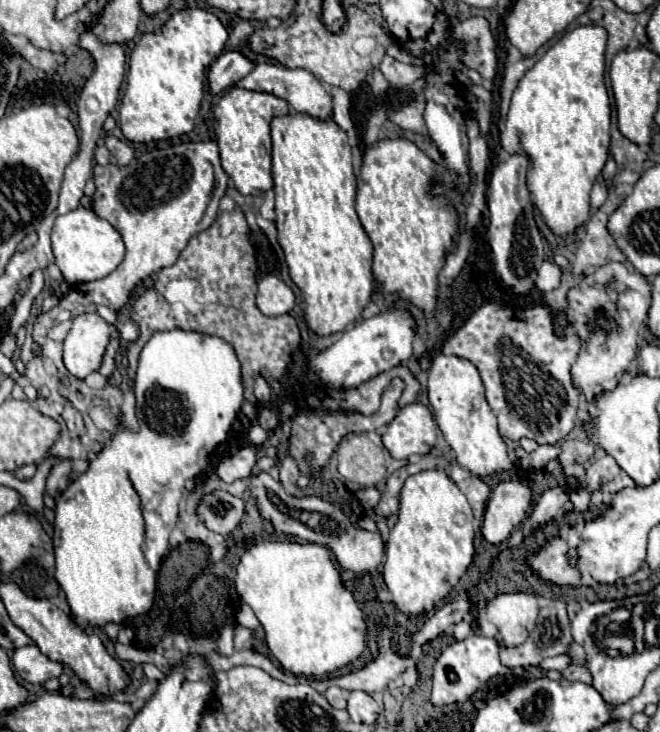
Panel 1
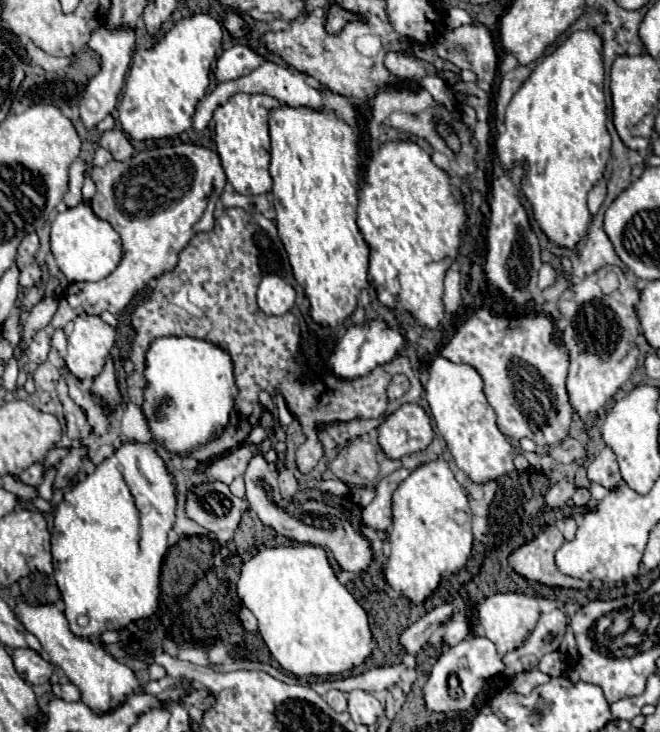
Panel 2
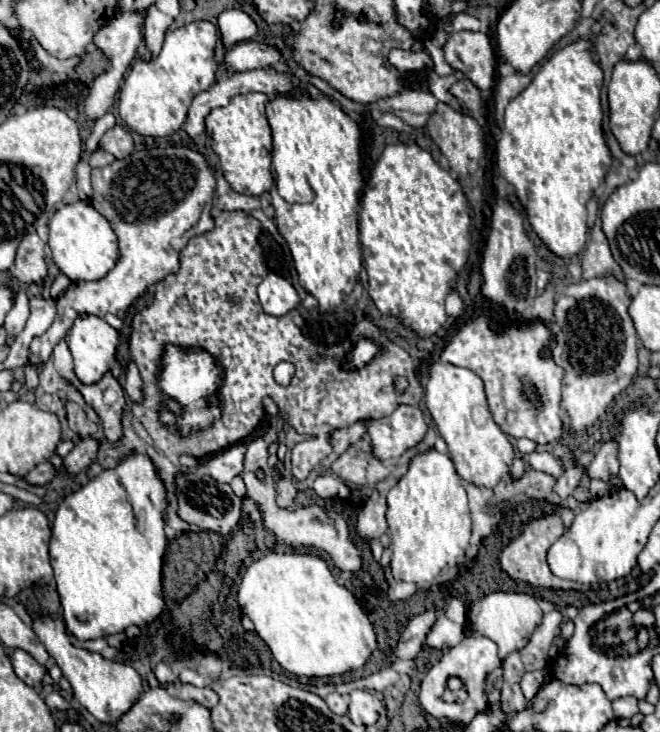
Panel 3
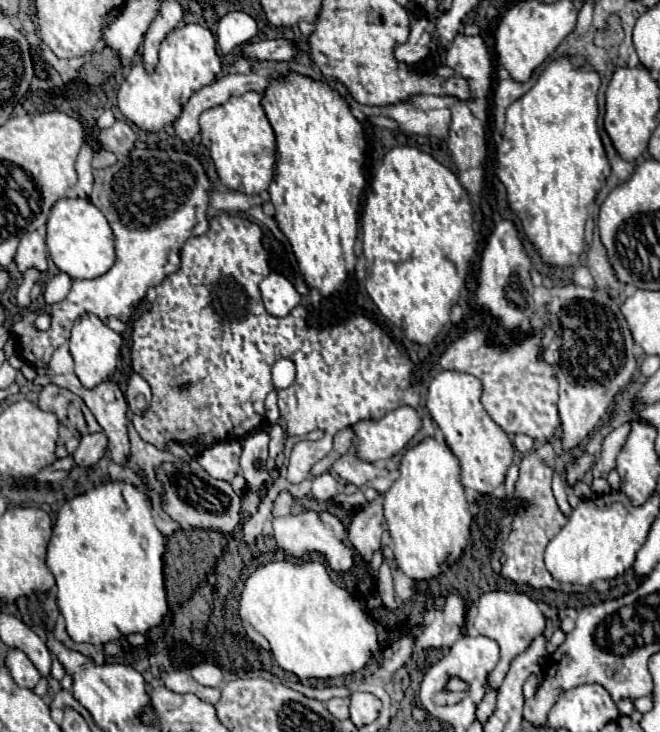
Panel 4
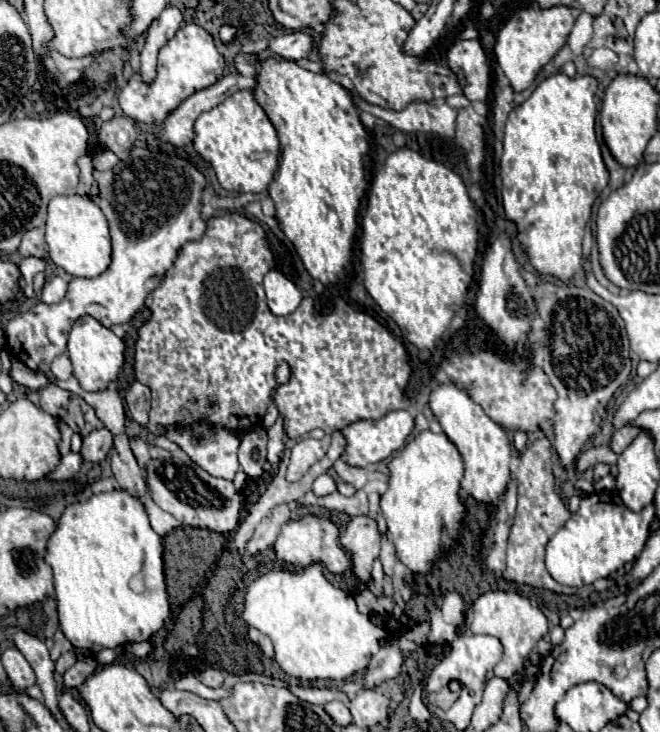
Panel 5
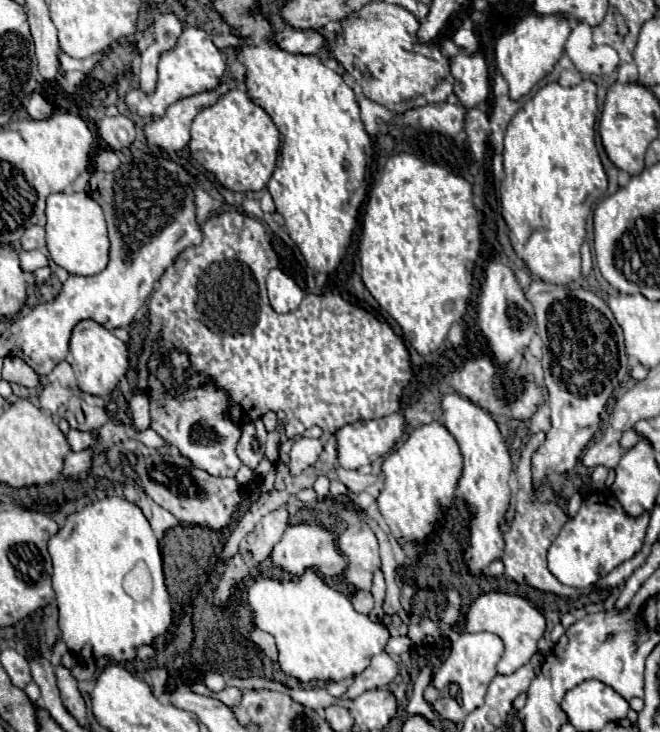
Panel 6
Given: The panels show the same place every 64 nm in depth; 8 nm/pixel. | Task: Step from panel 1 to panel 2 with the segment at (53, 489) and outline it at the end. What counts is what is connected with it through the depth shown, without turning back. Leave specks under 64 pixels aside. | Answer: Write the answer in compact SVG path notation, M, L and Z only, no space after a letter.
M86 446L70 448L68 456L58 462L58 474L56 474L56 478L54 478L54 486L56 486L56 488L66 486L66 484L80 472L80 466L82 466L82 462L86 460L86 456L88 456L88 448L86 448Z

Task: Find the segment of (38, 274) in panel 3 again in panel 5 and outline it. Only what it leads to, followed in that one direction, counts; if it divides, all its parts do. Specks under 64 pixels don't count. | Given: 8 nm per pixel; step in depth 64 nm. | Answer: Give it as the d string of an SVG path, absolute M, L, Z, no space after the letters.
M34 228L22 236L22 244L18 248L20 256L46 256L46 240L44 230Z

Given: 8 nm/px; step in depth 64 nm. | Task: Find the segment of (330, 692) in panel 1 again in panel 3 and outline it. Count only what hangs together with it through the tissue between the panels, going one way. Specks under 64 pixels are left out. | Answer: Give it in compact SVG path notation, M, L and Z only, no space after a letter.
M328 694L326 704L338 716L344 716L348 712L348 700L344 696L340 696L340 694Z

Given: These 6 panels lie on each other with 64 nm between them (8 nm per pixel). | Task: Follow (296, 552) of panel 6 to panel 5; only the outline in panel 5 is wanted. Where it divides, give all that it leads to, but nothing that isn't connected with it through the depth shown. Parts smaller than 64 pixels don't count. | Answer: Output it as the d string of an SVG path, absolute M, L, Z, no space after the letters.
M304 516L300 520L290 520L288 524L284 524L274 544L274 552L276 552L276 558L288 566L306 568L310 564L320 562L328 572L342 574L344 570L350 568L350 556L342 550L338 536L340 536L338 528L330 520L318 518L318 516Z

